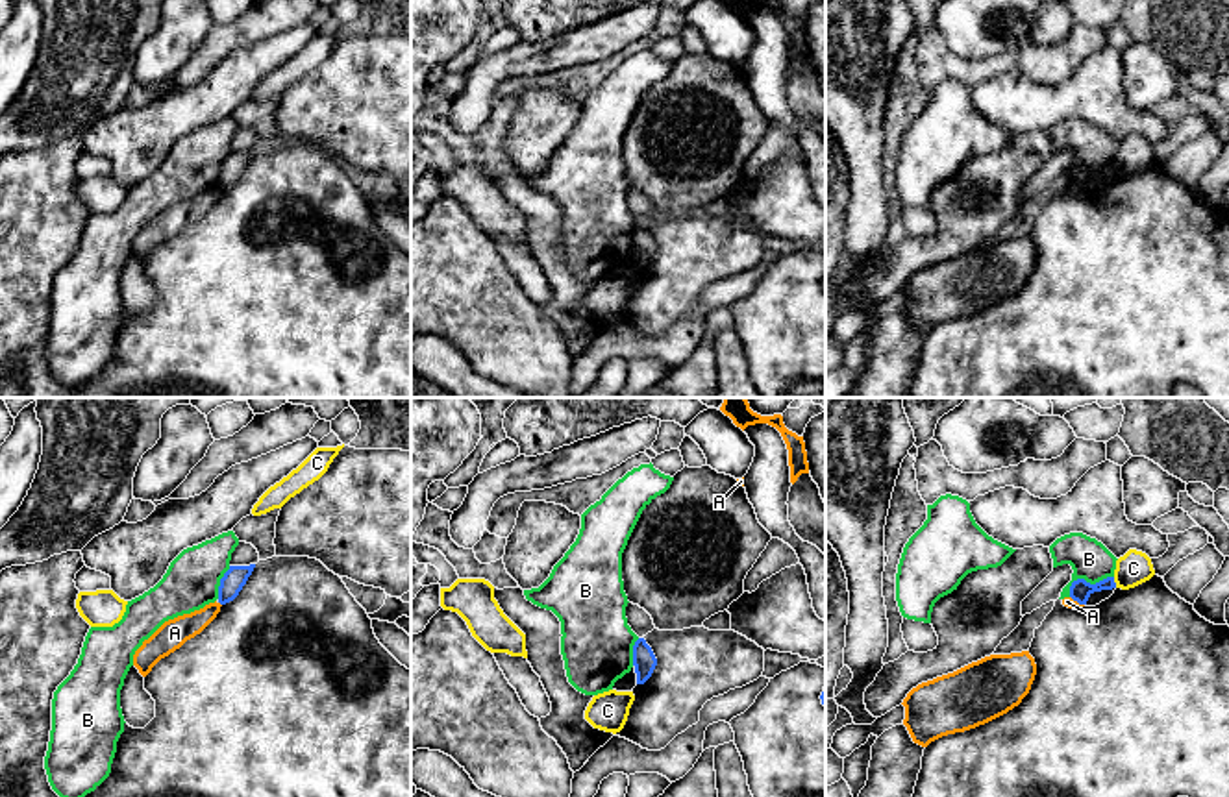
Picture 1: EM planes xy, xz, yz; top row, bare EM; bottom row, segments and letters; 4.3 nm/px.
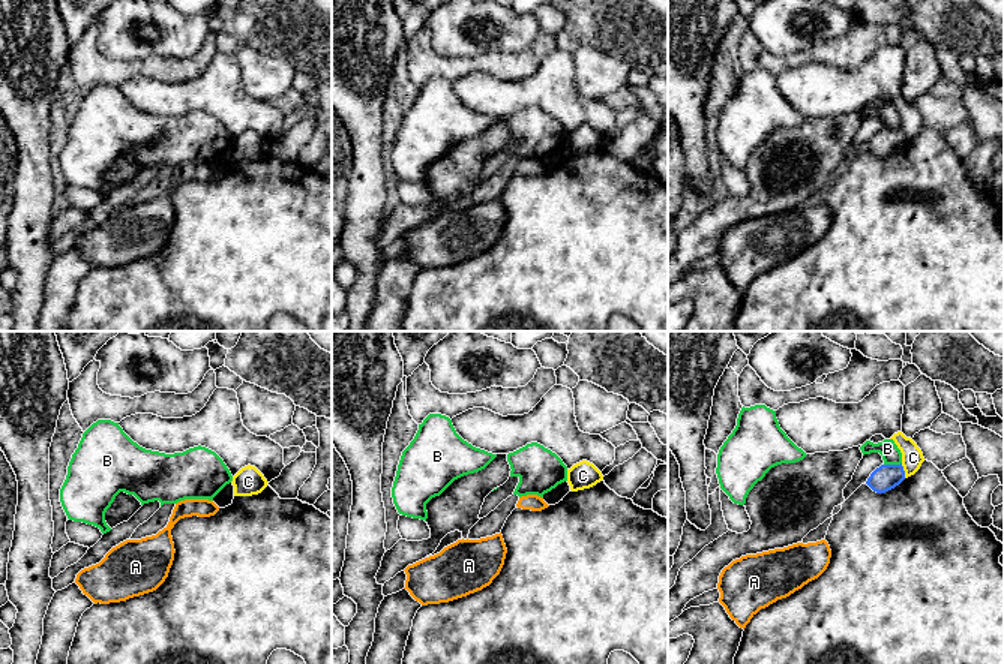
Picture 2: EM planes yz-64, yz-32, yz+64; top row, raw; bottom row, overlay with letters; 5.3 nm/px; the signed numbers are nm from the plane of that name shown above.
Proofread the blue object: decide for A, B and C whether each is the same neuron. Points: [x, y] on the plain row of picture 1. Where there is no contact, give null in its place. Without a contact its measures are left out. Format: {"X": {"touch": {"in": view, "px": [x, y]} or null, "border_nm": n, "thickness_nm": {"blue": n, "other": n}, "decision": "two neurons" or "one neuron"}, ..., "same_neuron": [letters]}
{"A": {"touch": {"in": "yz", "px": [1078, 187]}, "border_nm": 80, "thickness_nm": {"blue": 90, "other": 50}, "decision": "two neurons"}, "B": {"touch": {"in": "yz", "px": [1085, 167]}, "border_nm": 220, "thickness_nm": {"blue": 90, "other": 170}, "decision": "two neurons"}, "C": {"touch": {"in": "yz", "px": [1115, 169]}, "border_nm": 50, "thickness_nm": {"blue": 90, "other": 150}, "decision": "two neurons"}, "same_neuron": []}

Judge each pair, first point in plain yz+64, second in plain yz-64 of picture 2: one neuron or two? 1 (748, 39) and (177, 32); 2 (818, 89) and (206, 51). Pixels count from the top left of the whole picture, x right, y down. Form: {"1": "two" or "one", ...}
{"1": "two", "2": "two"}

